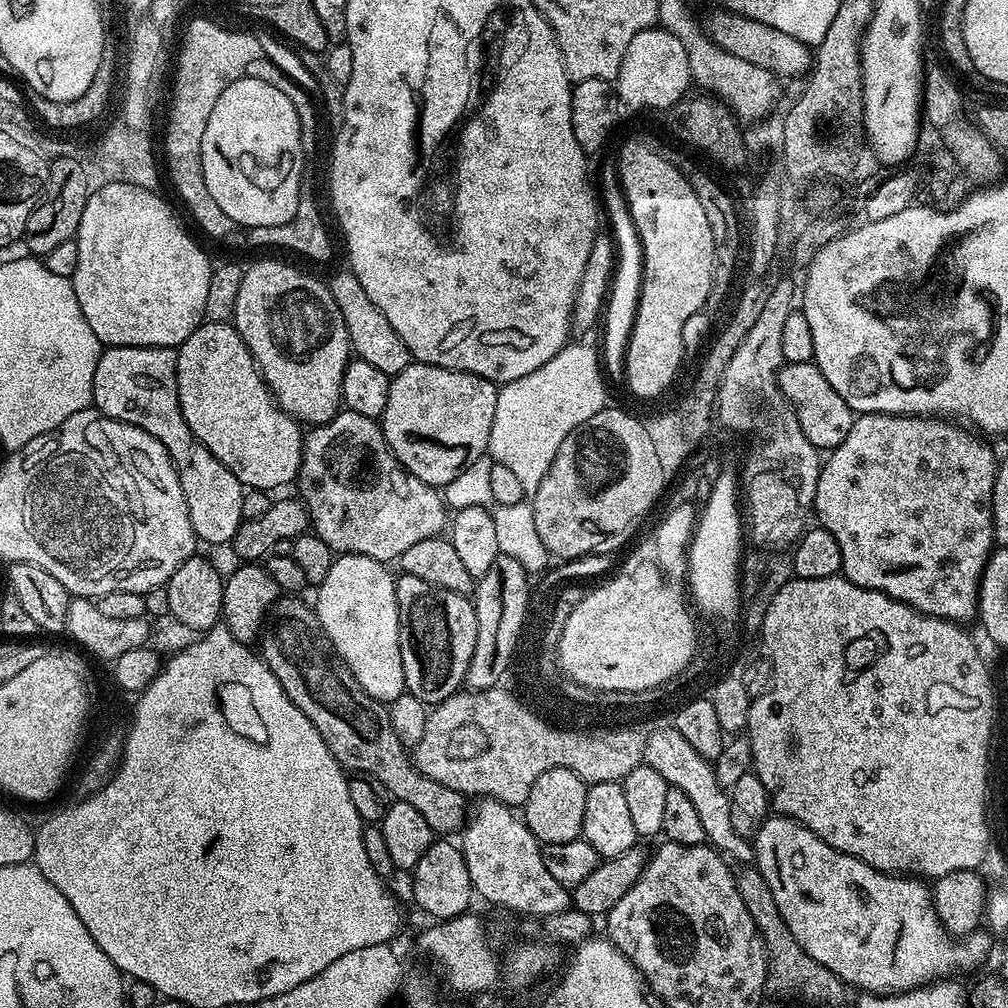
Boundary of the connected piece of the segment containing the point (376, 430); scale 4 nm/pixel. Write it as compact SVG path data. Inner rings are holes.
M348 409L338 412L330 422L311 427L304 437L303 462L300 464L296 487L307 506L309 523L333 553L369 556L381 562L399 561L400 555L422 538L439 536L445 531L444 500L431 484L414 478L396 461L396 455L384 440L384 429L377 421Z

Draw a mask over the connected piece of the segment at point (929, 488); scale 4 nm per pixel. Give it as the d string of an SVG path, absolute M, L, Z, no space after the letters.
M857 415L850 434L821 463L814 509L819 527L834 534L838 550L842 550L844 579L878 590L927 616L955 620L961 626L967 620L975 621L980 579L994 551L992 491L998 463L991 446L983 442L988 443L948 418Z

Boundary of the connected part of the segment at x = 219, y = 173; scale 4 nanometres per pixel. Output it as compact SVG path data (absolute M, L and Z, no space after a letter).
M243 76L241 80L230 82L226 90L222 90L222 95L218 98L218 103L214 106L209 120L206 122L206 134L202 134L202 173L206 180L206 187L210 190L214 202L218 202L219 208L226 213L229 218L234 218L234 222L241 229L249 230L254 227L262 226L281 226L282 223L290 222L299 210L300 193L302 185L300 179L304 176L304 147L305 141L299 128L298 114L294 114L294 105L290 103L290 98L286 94L281 94L274 86L262 82L258 78Z

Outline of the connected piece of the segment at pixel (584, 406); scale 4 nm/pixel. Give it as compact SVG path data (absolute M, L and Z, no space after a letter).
M569 342L562 351L554 354L554 358L550 358L550 362L538 366L538 370L522 378L514 378L514 382L509 384L499 385L498 406L494 410L494 426L490 426L488 443L488 452L493 456L491 459L509 468L517 476L518 482L522 482L525 493L535 493L558 454L558 446L562 446L570 433L582 426L582 422L586 422L595 409L606 406L606 399L598 393L604 388L604 380L606 376L597 349L592 349L588 344Z

